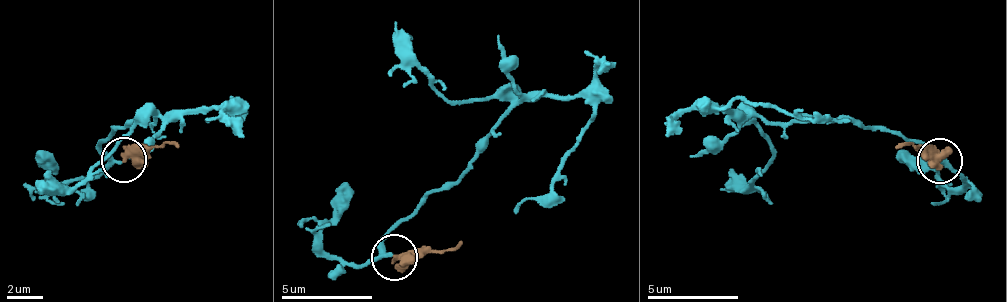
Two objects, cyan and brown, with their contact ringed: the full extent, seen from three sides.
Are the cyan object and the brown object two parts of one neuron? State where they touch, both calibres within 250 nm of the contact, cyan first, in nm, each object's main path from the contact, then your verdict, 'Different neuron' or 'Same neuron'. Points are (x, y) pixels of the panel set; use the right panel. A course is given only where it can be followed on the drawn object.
Place: (939, 160). Thickness 240 nm (cyan) against 600 nm. Course of cyan: (942, 162), (921, 143), (851, 121), (752, 117), (731, 108), (714, 108), (736, 99), (779, 113), (850, 117). Course of brown: (940, 162), (910, 144), (894, 149). Same neuron

